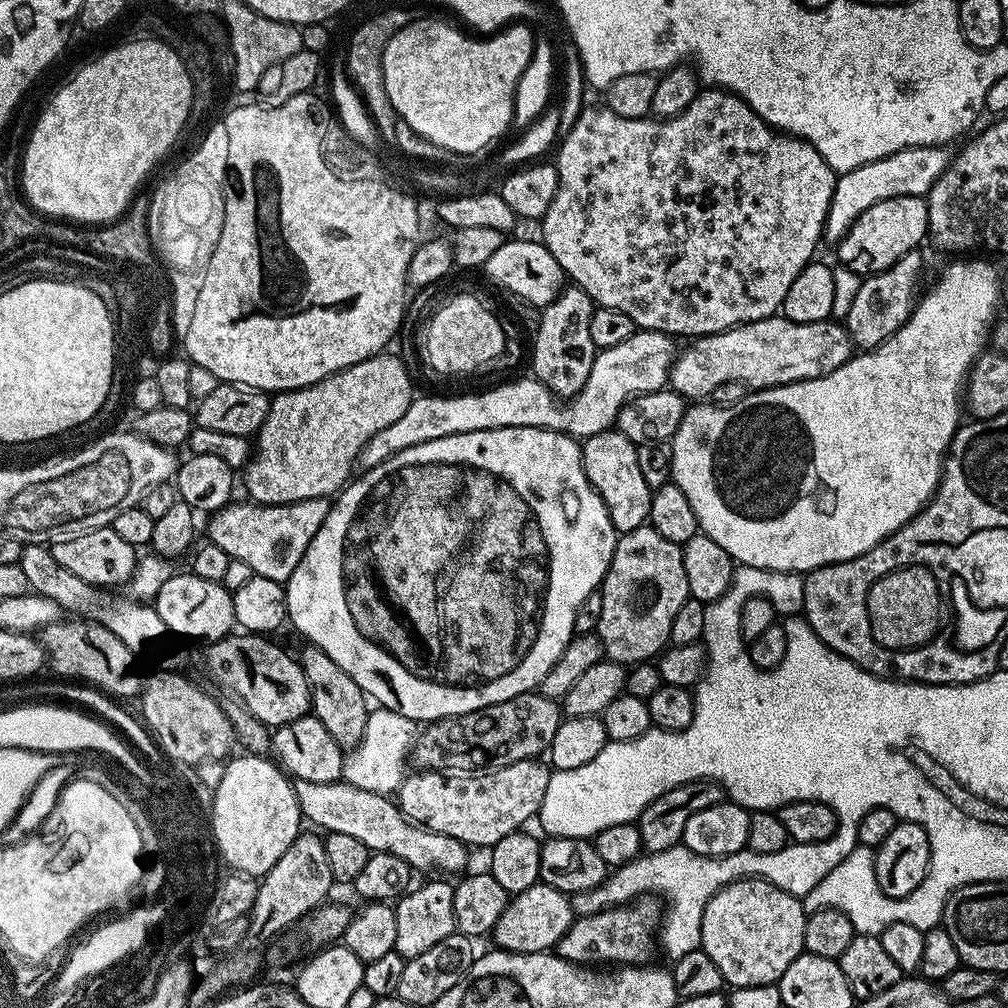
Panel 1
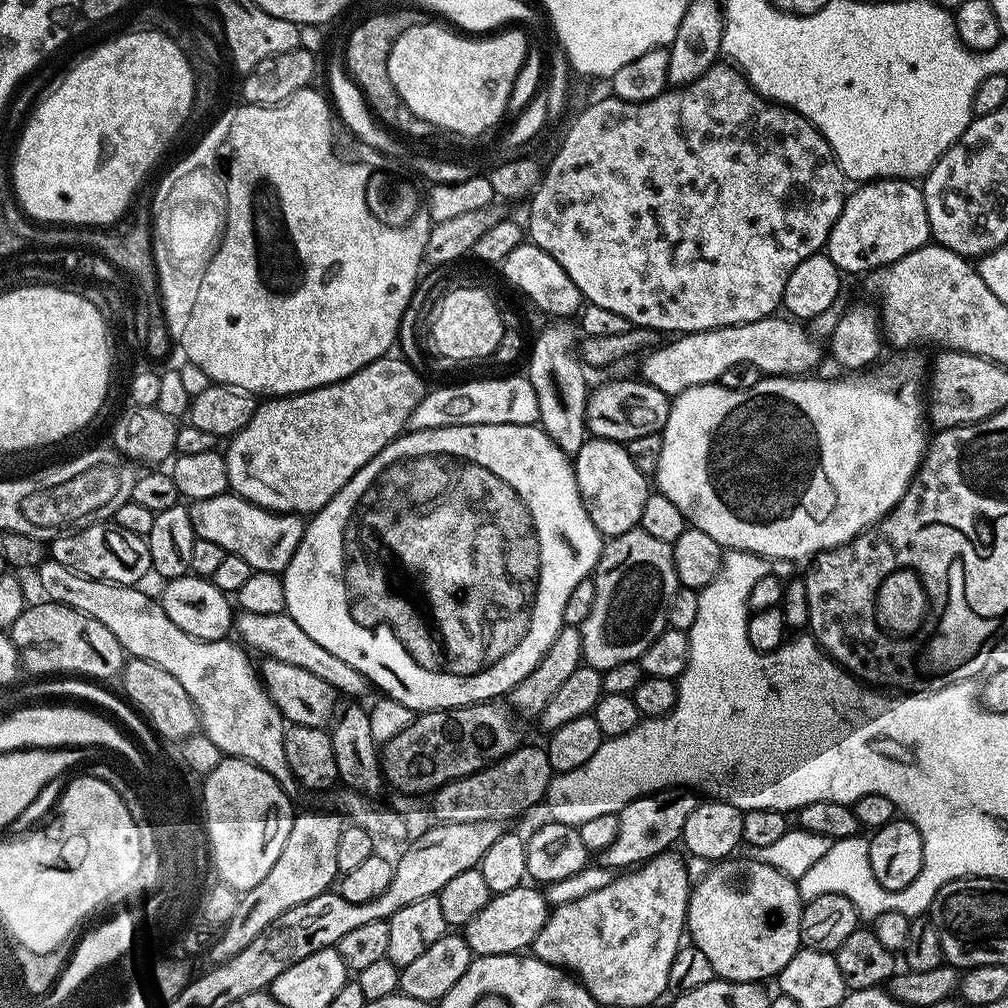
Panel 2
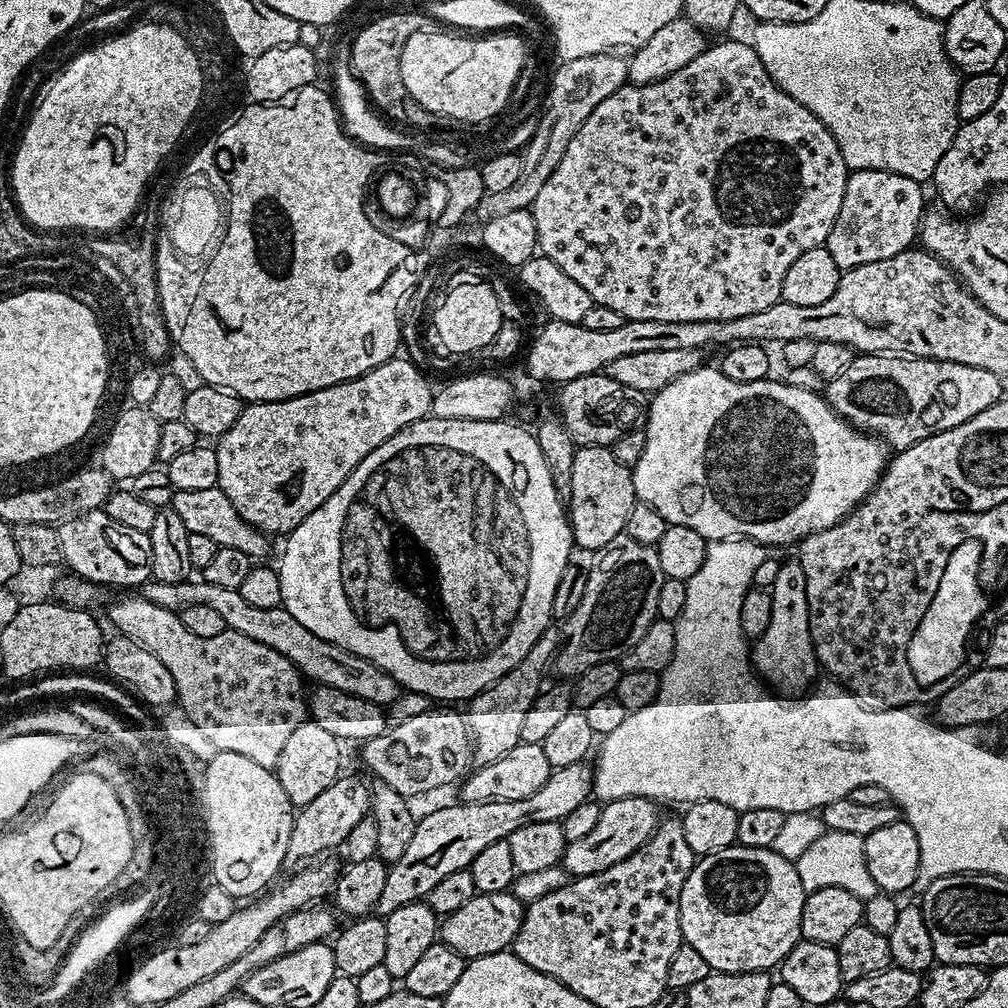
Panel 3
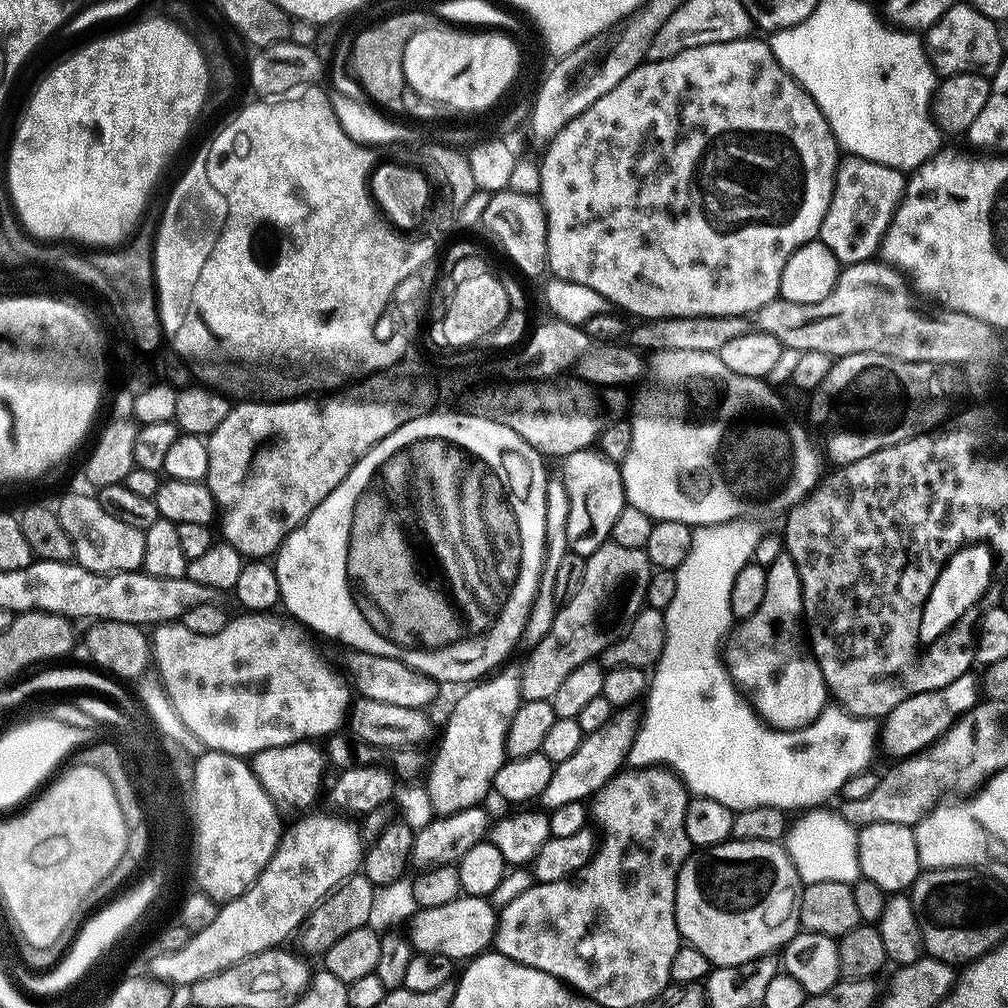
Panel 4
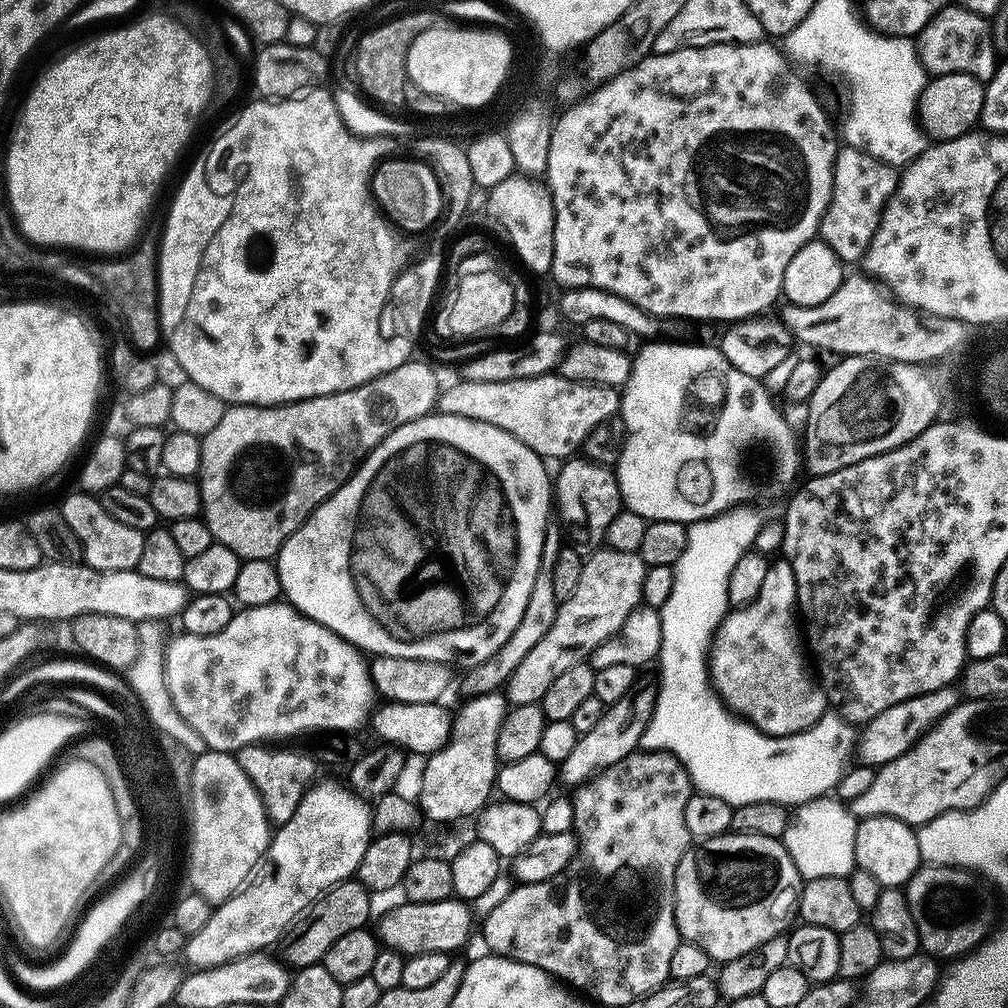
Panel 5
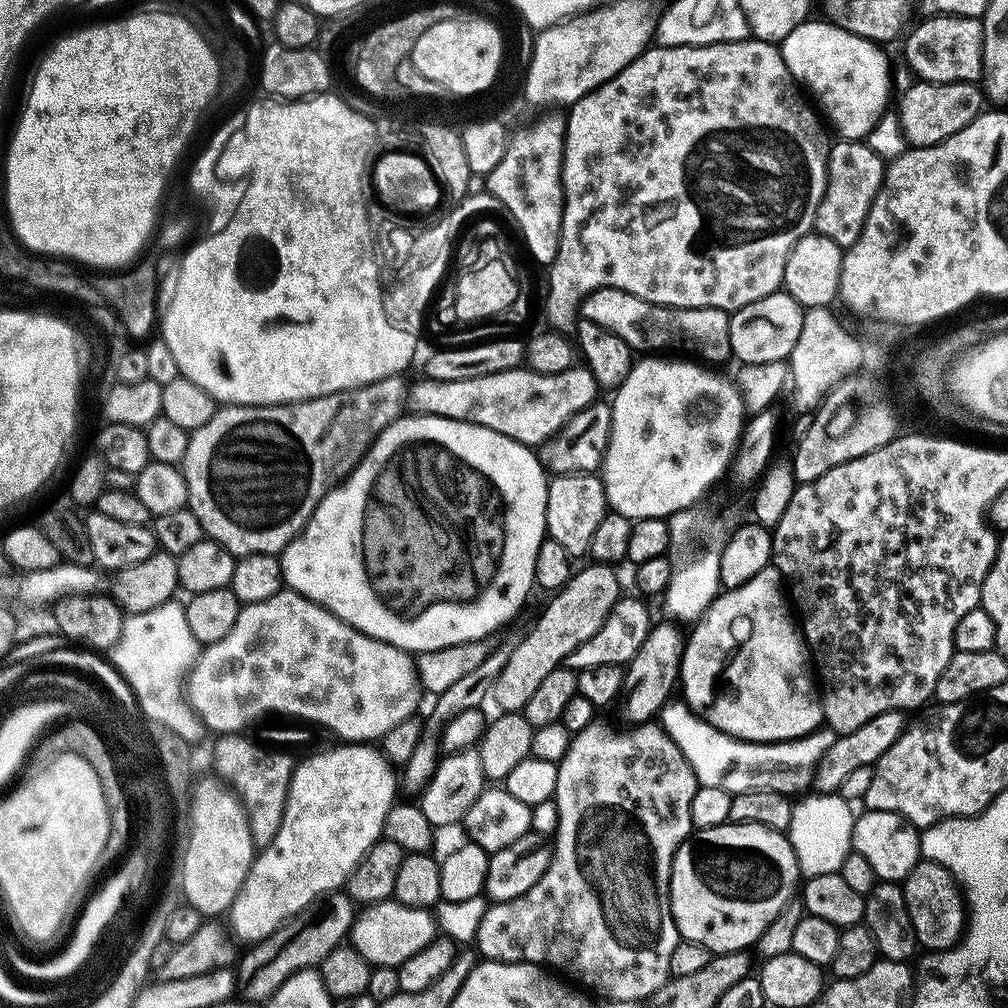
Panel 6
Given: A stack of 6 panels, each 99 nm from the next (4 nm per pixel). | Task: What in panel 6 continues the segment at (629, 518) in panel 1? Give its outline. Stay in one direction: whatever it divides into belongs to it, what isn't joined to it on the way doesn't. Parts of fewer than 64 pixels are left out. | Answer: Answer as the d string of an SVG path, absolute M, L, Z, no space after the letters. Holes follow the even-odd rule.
M583 472L556 474L548 482L548 501L546 502L546 532L551 540L566 546L573 558L583 557L590 546L590 538L594 538L594 530L598 530L598 522L602 522L604 513L609 511L608 499L604 493L604 482L599 475Z

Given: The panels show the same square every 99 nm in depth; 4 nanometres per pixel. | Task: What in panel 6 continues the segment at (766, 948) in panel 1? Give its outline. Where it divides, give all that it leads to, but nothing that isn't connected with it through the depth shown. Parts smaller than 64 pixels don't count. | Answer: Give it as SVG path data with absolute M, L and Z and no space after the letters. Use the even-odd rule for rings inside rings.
M719 824L693 831L672 863L672 917L681 937L706 946L713 954L751 949L756 939L797 895L802 873L789 837L757 824Z

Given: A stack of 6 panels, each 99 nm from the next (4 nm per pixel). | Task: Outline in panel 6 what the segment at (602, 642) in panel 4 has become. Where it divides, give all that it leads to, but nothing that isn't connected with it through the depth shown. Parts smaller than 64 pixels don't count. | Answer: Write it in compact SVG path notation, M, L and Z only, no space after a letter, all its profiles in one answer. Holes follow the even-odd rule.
M588 562L581 572L579 569L568 579L565 588L549 599L552 601L541 612L536 628L517 641L509 661L502 666L502 674L498 674L494 682L490 696L493 701L496 699L500 712L523 712L526 702L530 702L530 697L545 680L546 674L561 667L568 655L586 642L586 638L602 630L602 624L622 598L620 576L616 571L610 564Z

